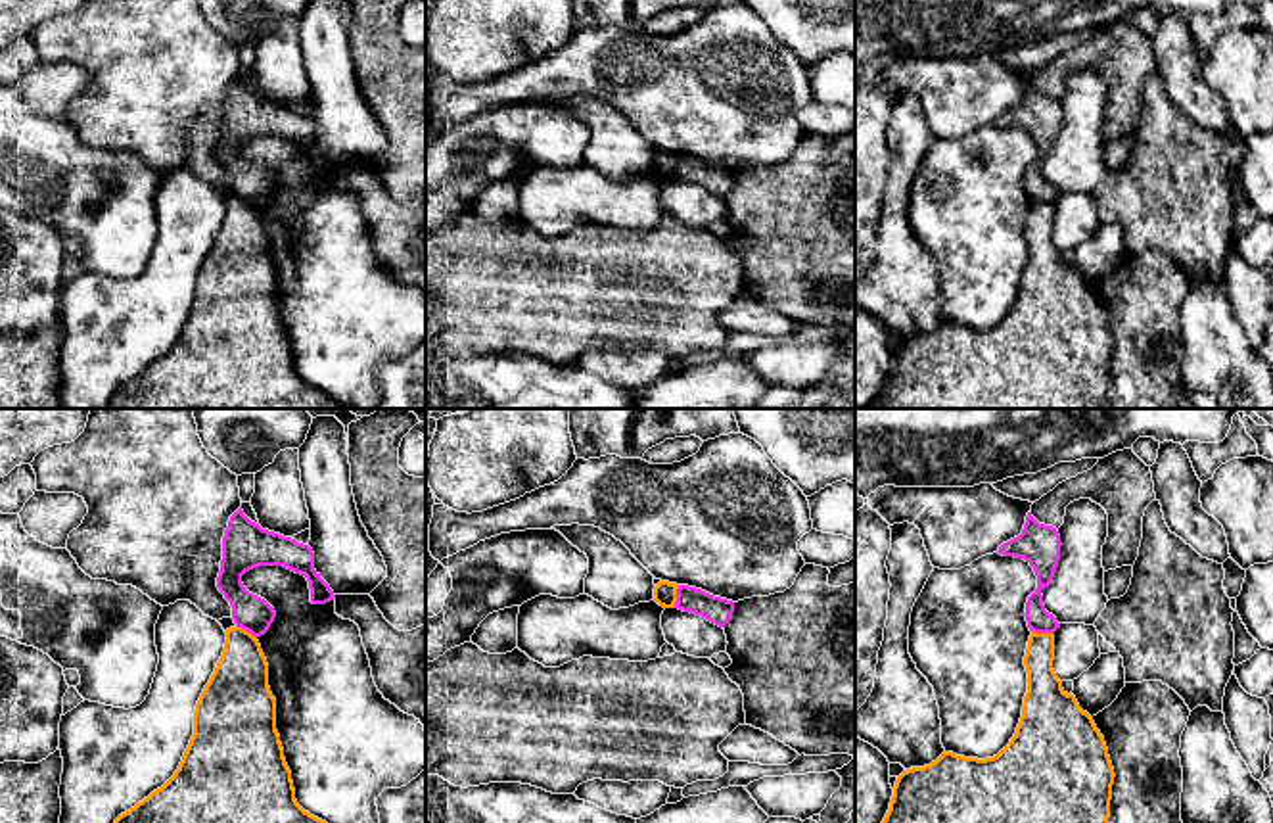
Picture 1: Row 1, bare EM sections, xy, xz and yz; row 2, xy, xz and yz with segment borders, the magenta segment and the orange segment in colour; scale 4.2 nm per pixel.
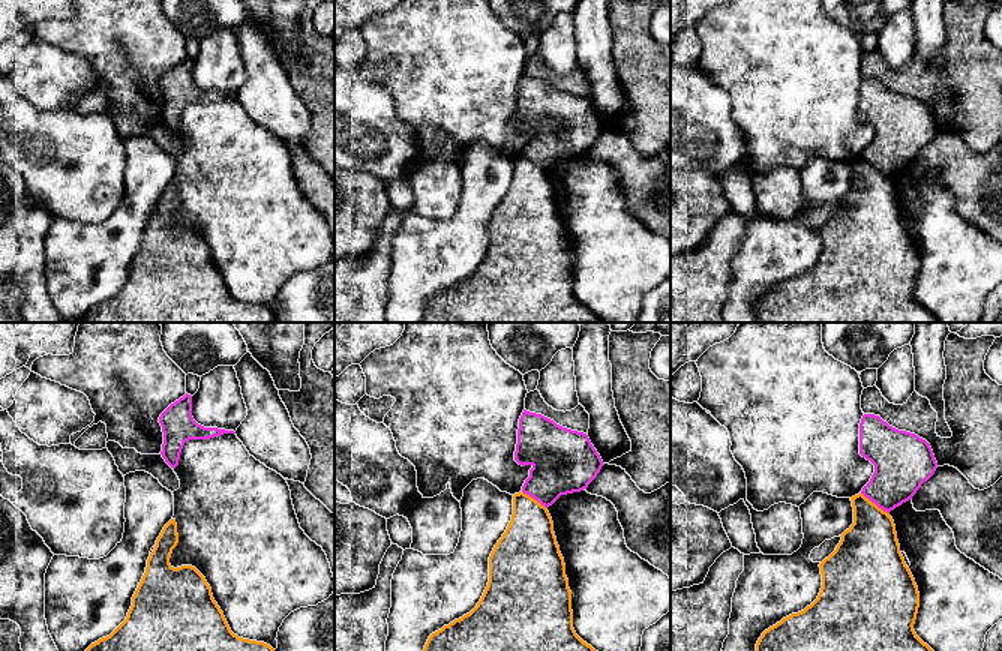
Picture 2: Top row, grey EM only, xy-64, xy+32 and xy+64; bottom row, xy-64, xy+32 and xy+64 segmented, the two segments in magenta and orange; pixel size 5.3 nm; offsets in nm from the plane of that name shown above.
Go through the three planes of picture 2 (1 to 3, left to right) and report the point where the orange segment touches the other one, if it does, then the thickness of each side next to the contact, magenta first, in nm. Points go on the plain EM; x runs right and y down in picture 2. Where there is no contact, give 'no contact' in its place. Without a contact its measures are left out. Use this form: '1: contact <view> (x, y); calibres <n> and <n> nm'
1: no contact
2: contact xy+32 (534, 162); calibres 340 and 280 nm
3: contact xy+64 (875, 167); calibres 300 and 300 nm

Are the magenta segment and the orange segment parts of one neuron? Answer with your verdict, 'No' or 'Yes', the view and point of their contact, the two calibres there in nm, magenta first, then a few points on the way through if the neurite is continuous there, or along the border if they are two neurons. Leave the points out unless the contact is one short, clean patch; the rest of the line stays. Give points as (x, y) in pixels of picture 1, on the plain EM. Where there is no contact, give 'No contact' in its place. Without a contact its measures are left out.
No. Touches magenta at xz (677, 167). Thickness 120 nm (magenta) against 100 nm. Boundary: xz (679, 156), (673, 177)

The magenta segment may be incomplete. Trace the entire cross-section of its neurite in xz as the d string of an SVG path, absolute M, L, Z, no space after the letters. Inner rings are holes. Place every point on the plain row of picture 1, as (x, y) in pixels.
M679 155L675 178L702 186L707 192L725 198L732 190L734 173L713 167L696 157Z

